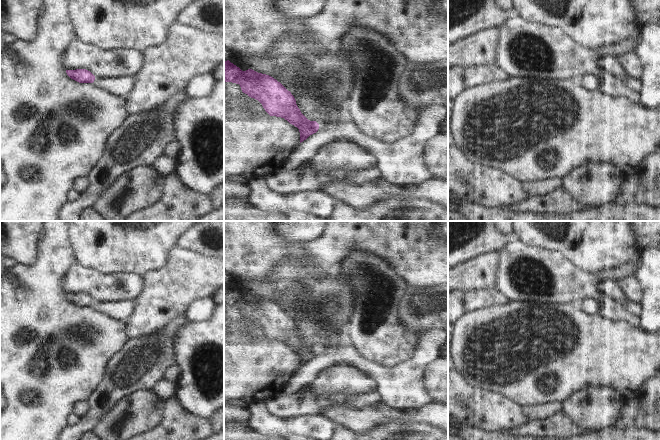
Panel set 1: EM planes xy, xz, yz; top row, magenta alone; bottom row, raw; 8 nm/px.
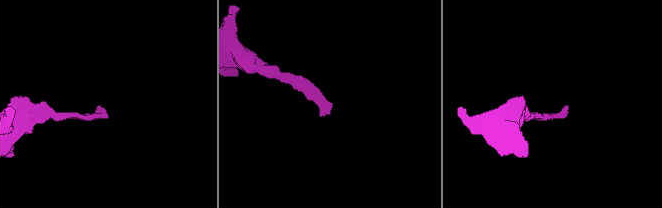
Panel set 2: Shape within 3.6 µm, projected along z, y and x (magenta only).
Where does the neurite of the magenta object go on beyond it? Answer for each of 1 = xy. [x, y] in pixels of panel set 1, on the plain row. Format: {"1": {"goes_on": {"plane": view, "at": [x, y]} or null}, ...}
{"1": {"goes_on": null}}

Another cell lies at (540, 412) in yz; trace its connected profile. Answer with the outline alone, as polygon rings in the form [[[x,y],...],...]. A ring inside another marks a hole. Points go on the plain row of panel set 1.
[[[550,403],[545,405],[537,405],[535,407],[523,406],[522,411],[532,421],[542,421],[551,417],[563,408],[561,403]]]

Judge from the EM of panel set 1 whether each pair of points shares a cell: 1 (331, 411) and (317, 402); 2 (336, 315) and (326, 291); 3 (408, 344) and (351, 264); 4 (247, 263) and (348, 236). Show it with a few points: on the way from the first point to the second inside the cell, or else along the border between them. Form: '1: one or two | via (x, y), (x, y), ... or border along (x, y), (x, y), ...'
1: two | border along (350, 407), (329, 405), (319, 413)
2: one | via (332, 309), (328, 302), (328, 297)
3: one | via (380, 337), (360, 330), (360, 292)
4: two | border along (278, 236), (283, 244), (295, 244), (299, 252)

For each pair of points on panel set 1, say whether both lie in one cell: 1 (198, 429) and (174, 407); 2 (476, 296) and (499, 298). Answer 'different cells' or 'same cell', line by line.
1: same cell
2: same cell

